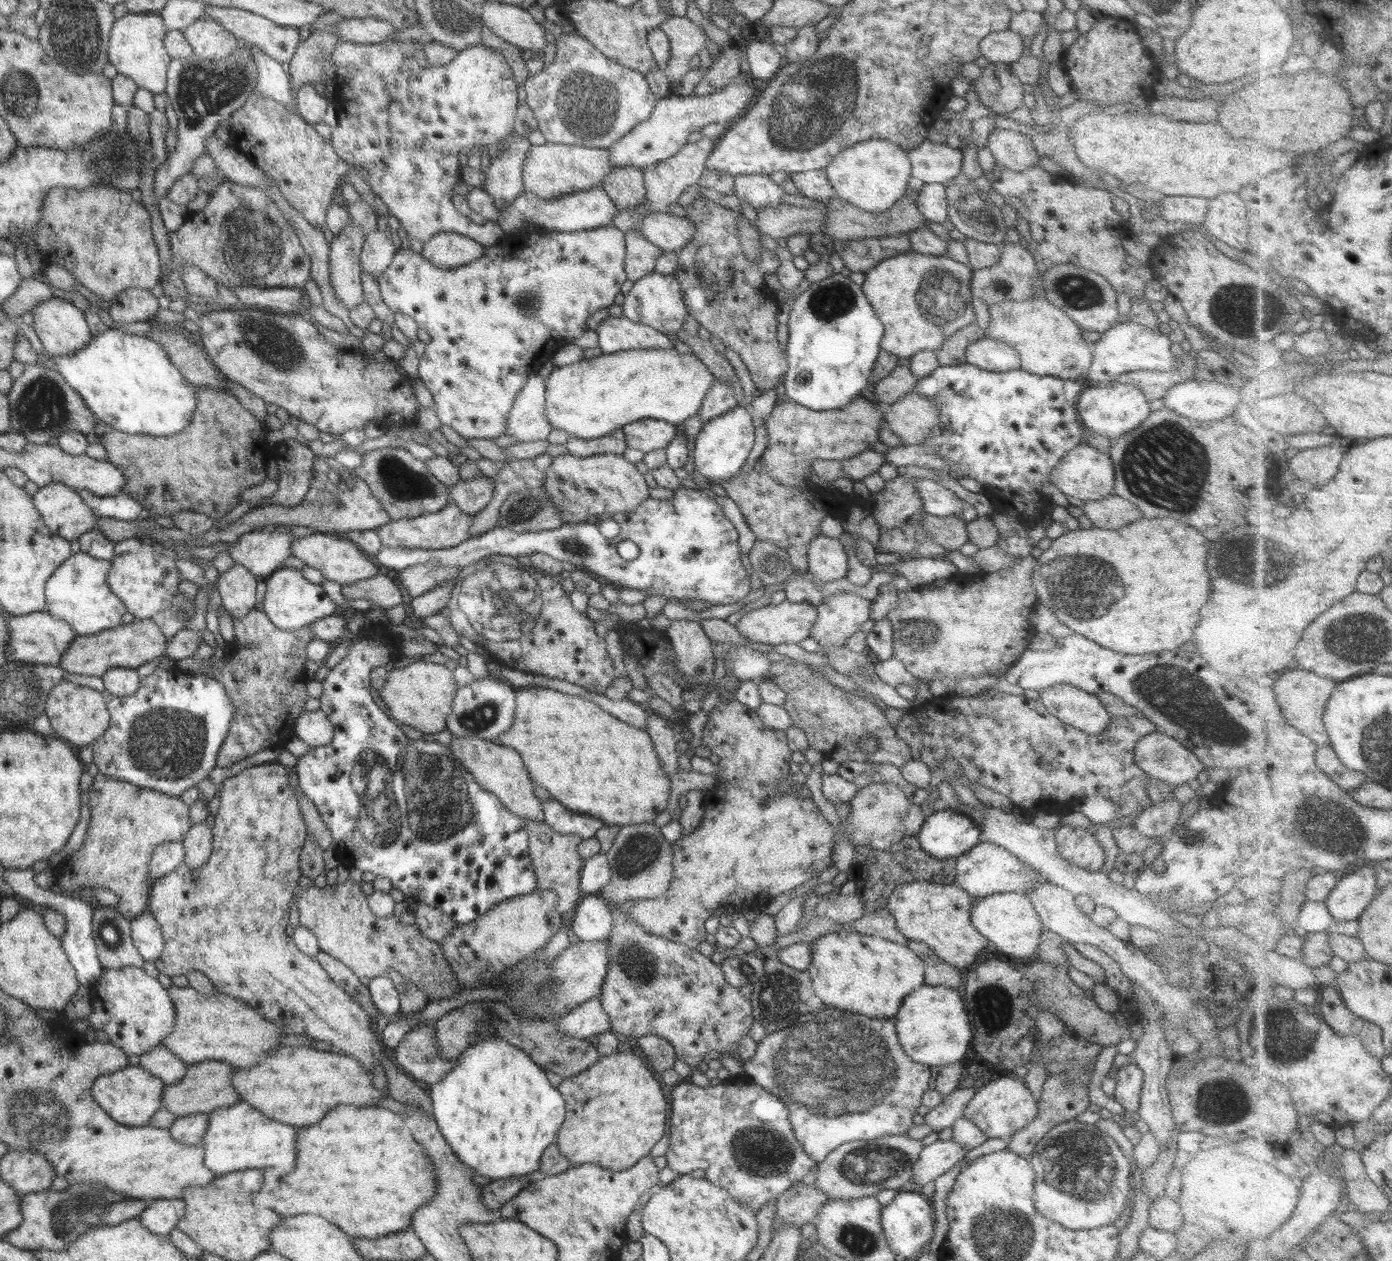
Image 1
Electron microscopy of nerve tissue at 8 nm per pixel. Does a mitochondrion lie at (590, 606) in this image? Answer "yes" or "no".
no

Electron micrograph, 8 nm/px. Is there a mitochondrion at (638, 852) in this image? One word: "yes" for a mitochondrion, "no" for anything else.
yes

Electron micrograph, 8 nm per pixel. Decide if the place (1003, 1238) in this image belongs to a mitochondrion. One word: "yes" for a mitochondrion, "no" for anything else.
yes

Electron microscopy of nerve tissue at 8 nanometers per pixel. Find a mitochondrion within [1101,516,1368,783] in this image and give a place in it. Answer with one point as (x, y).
(1179, 699)

